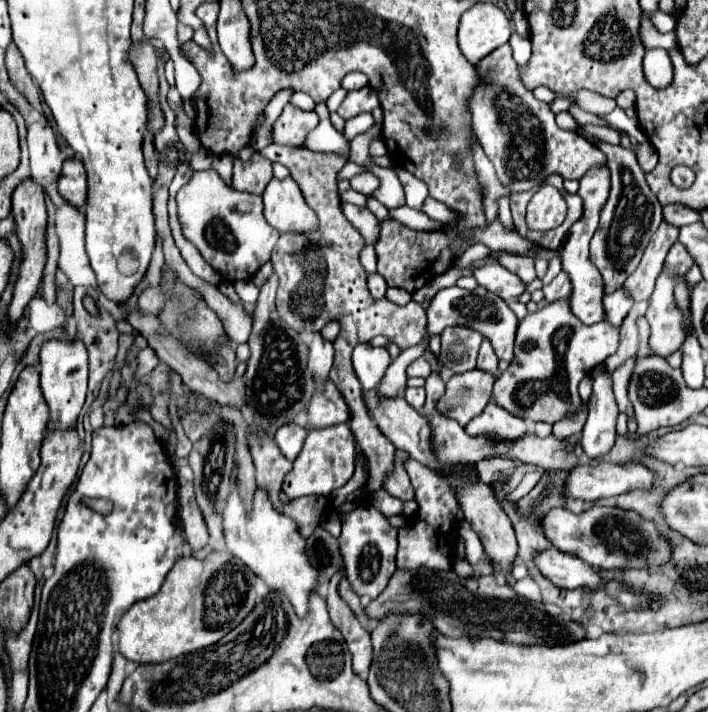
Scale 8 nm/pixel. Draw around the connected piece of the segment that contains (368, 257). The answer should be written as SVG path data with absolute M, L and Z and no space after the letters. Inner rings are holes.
M365 247L363 253L361 253L361 263L363 263L363 269L367 273L375 273L377 271L377 255L375 255L375 249L373 247Z

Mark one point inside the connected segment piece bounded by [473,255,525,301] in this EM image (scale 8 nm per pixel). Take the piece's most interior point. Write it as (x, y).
(492, 276)

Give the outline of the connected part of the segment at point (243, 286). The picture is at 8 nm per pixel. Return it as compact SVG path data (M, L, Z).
M237 281L237 283L235 283L235 291L237 291L239 299L241 299L245 305L253 305L257 302L259 289L253 285L253 281Z

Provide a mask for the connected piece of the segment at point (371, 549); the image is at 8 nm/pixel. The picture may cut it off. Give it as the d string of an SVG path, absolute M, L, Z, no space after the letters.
M367 499L361 501L361 507L345 515L343 531L339 537L341 555L347 569L347 581L351 589L363 597L375 599L385 587L391 575L395 573L395 553L397 553L397 529L387 523L387 517L379 513Z

